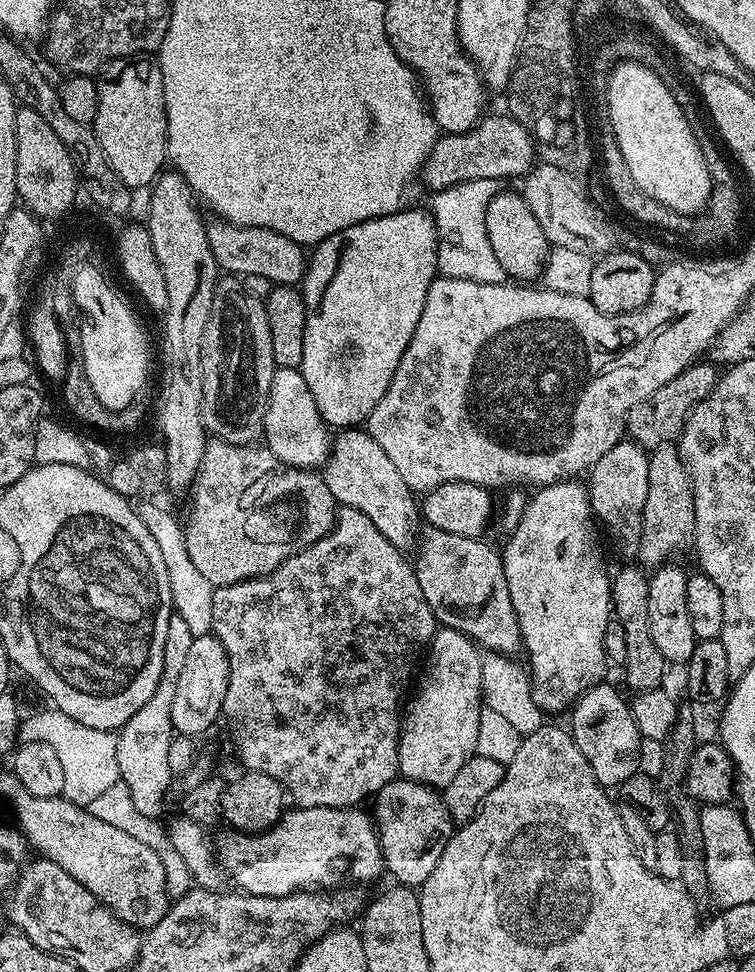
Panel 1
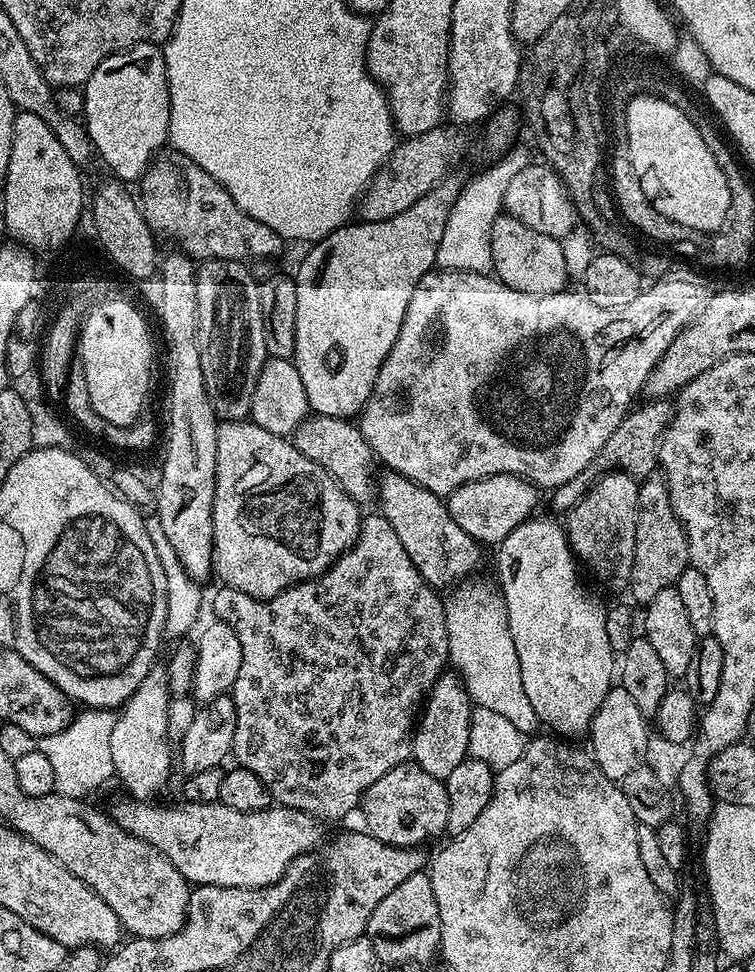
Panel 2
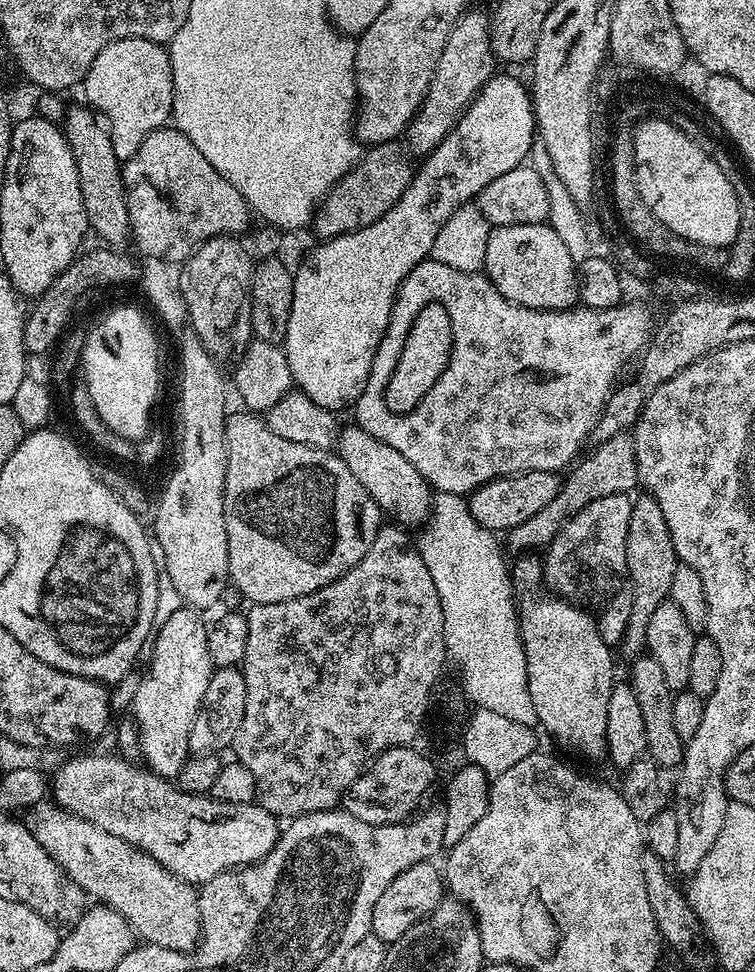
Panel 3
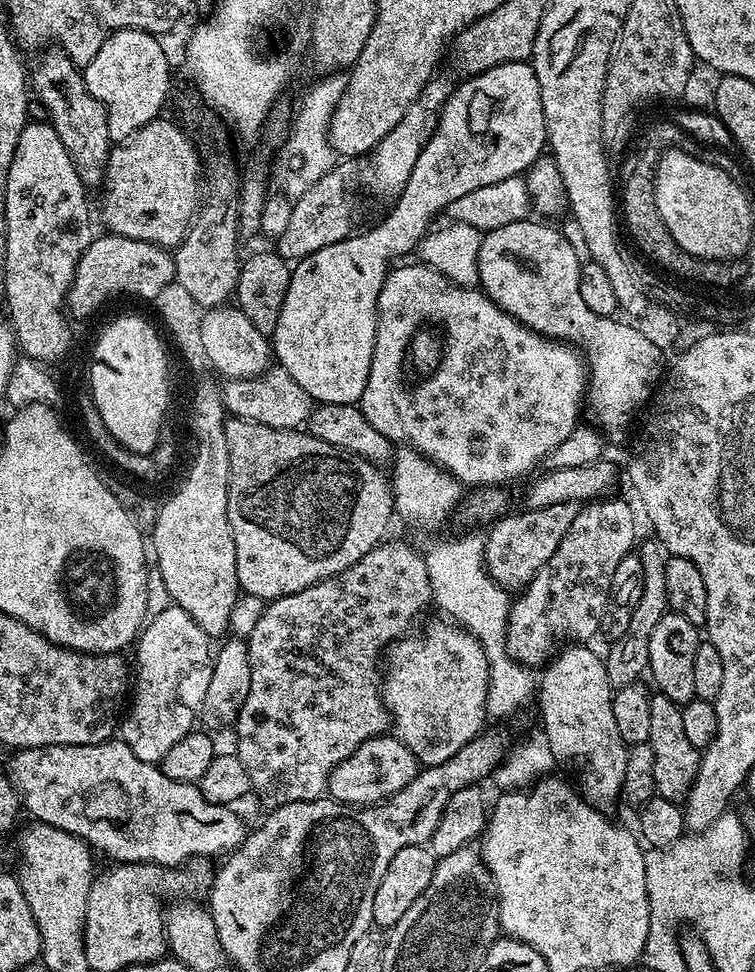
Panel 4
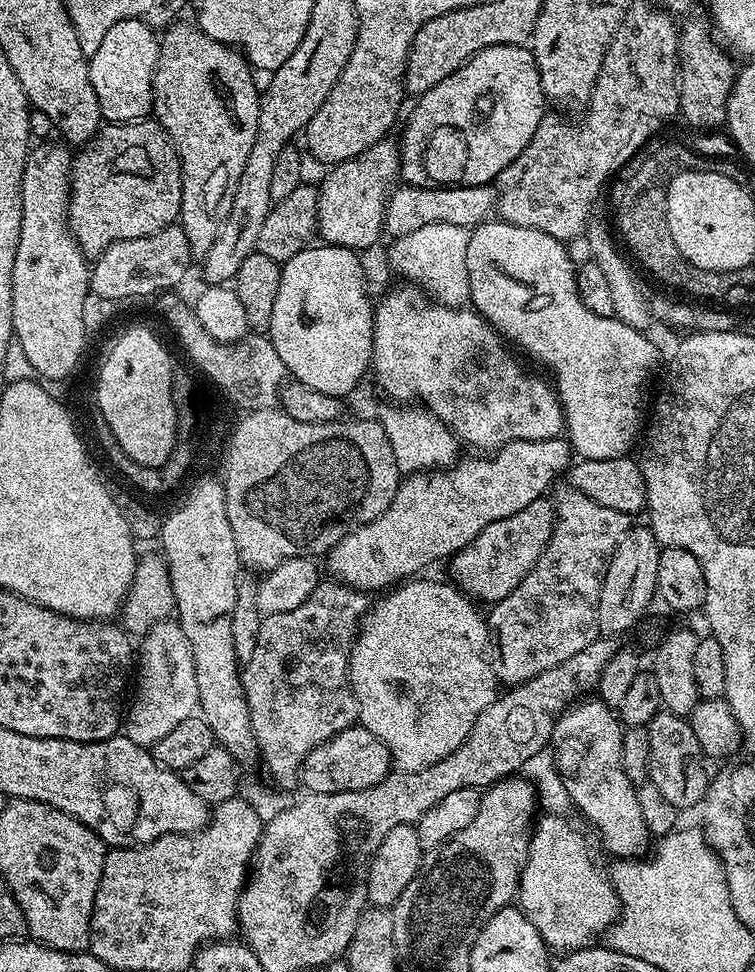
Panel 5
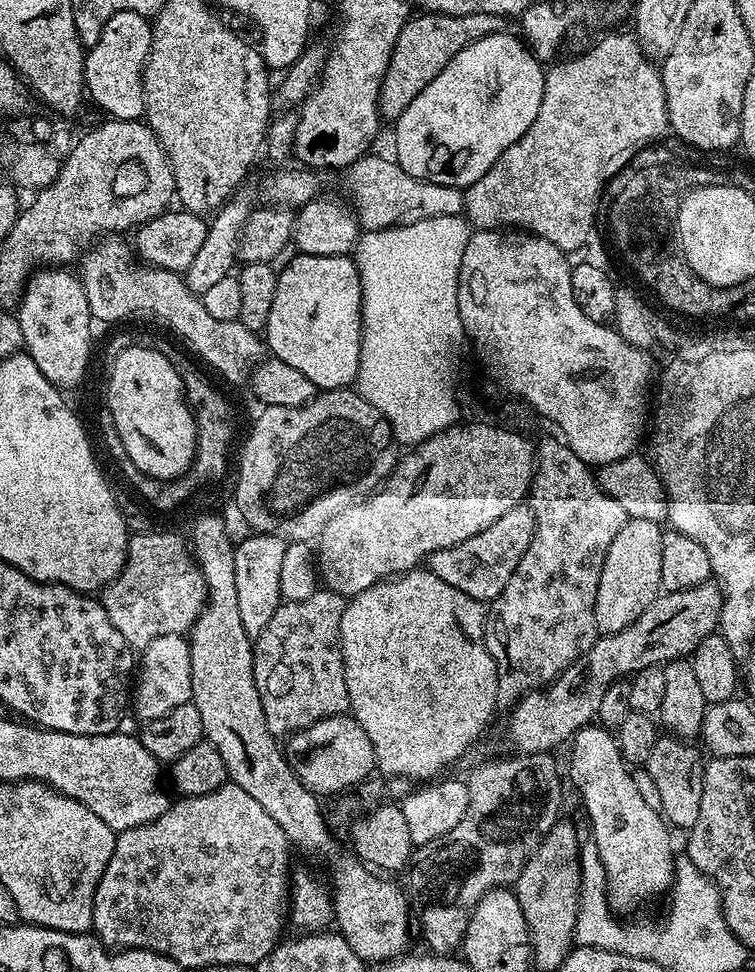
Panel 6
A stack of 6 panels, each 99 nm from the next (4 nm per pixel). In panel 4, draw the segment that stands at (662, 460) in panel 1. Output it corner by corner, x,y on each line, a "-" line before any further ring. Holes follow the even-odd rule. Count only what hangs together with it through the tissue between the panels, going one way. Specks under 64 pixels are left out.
649,538
641,539
638,544
638,555
642,562
642,595
638,598
638,606
630,614
630,626
626,626
626,634
622,634
617,640
611,641
607,646
608,656
603,657
606,666
606,678
610,678
613,689
621,688
627,684
635,684
645,675
648,659
650,658
650,634
654,626
669,611
668,599
666,598
666,562
669,551
662,541
-
640,548
640,549
639,549

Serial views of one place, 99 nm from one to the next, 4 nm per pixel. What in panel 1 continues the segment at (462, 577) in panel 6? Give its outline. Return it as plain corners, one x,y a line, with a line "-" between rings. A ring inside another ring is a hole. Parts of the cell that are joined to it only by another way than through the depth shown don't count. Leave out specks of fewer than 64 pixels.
711,362
691,364
686,370
682,370
682,374
666,382
666,386
654,390
650,398
642,398
642,402
638,402
634,410
630,410
627,435
645,450
659,448
662,444
672,444
684,431
688,415
695,410
697,404
701,404
707,398
710,390
714,390
717,379
717,365

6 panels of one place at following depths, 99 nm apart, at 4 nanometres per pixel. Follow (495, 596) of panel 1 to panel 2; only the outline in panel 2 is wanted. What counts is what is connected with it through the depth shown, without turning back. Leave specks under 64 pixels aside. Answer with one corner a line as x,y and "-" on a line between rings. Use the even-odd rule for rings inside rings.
388,470
383,474
385,476
378,480
379,515
385,516
390,526
394,526
394,534
398,534
418,574
422,574
425,582
437,590
451,589
467,581
471,577
468,575
480,564
481,545
470,538
454,518
450,518
448,505
441,497
397,472

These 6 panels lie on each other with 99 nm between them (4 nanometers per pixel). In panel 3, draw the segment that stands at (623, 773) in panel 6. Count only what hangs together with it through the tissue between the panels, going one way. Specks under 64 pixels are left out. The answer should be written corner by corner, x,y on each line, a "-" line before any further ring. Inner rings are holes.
536,596
533,600
528,600
519,605
518,615
520,618
520,636
524,640
524,653
526,654
526,666
528,667
528,689
530,698
534,702
534,710
540,719
539,727
545,728
554,739
560,744
565,744
568,748
573,748
576,752
581,752
584,756
589,756
592,760
604,760
608,754
608,742
606,732
606,706
610,706
610,694
614,677
612,677
612,652
613,649
598,634
596,625
597,617
591,611
575,604
569,604
567,600
559,598
548,598
552,600
543,600
542,597

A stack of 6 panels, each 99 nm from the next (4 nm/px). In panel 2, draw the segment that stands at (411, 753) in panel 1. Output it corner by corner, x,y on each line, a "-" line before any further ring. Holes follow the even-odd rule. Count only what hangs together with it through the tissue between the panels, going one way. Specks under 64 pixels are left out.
445,671
436,679
436,685
428,691
412,733
412,760
426,774
447,778
450,770
468,756
470,742
470,718
474,705
455,671

